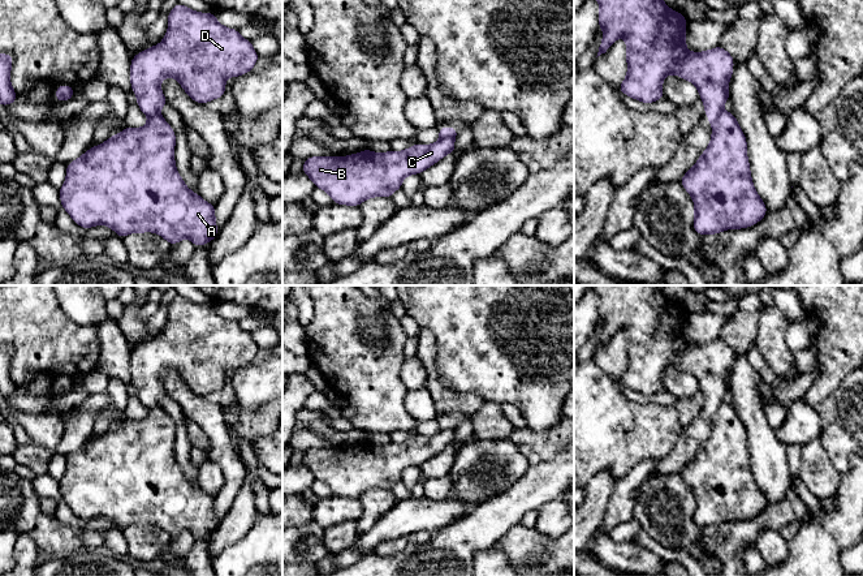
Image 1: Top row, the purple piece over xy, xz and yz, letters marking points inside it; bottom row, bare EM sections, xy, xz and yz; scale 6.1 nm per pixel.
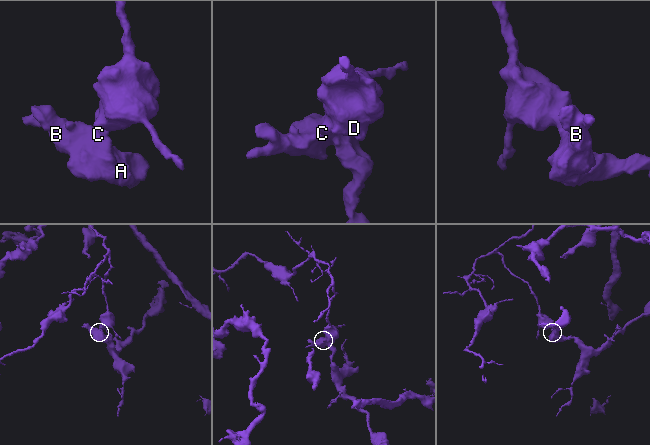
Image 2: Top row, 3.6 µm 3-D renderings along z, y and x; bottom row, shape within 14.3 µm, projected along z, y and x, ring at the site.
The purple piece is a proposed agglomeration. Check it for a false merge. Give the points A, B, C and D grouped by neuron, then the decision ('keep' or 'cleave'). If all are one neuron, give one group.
A B C / D; cleave

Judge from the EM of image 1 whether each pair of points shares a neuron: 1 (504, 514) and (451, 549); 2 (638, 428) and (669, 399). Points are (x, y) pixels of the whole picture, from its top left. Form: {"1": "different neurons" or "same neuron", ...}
{"1": "same neuron", "2": "different neurons"}

